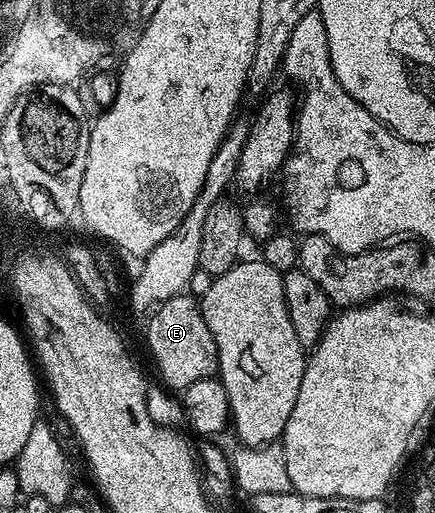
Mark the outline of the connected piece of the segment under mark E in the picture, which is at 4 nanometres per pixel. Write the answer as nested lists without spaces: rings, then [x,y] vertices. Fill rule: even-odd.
[[[183,291],[168,298],[153,308],[148,318],[148,353],[160,372],[159,380],[169,390],[182,391],[190,387],[190,383],[198,383],[198,379],[217,376],[218,351],[195,296]]]

